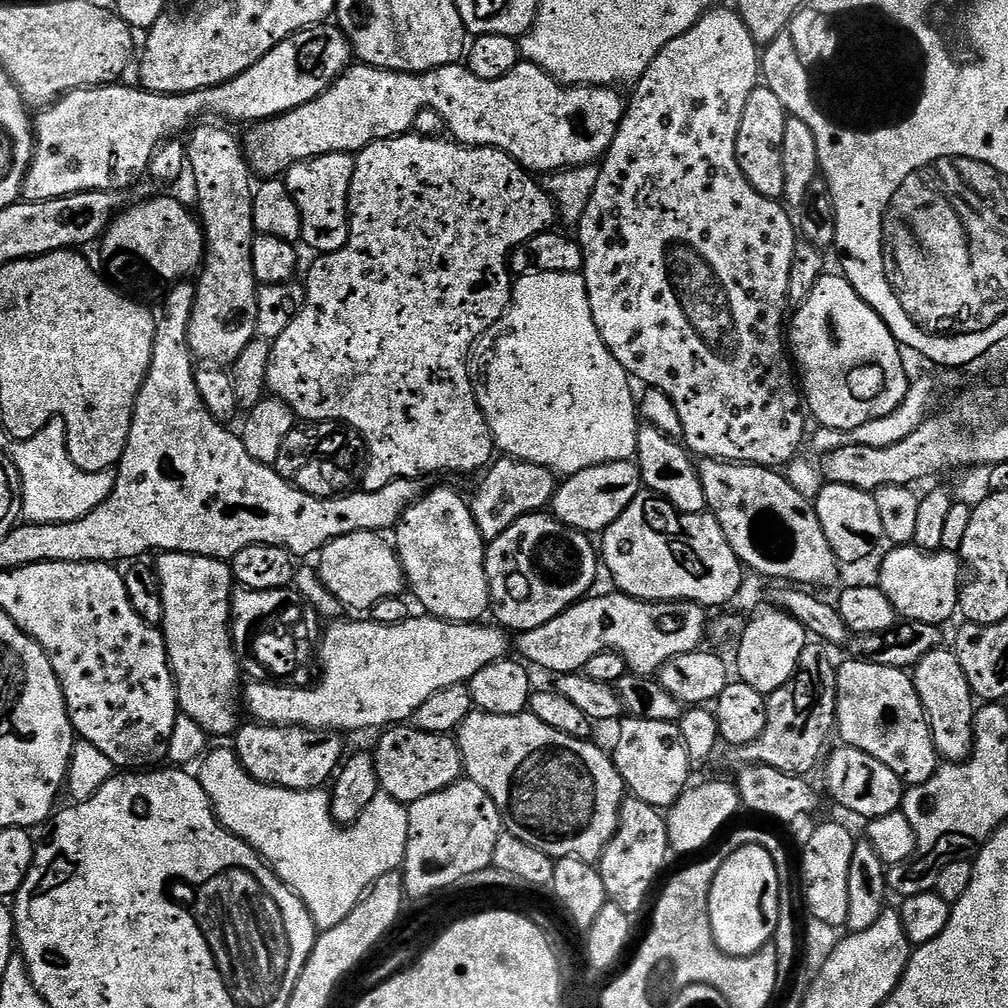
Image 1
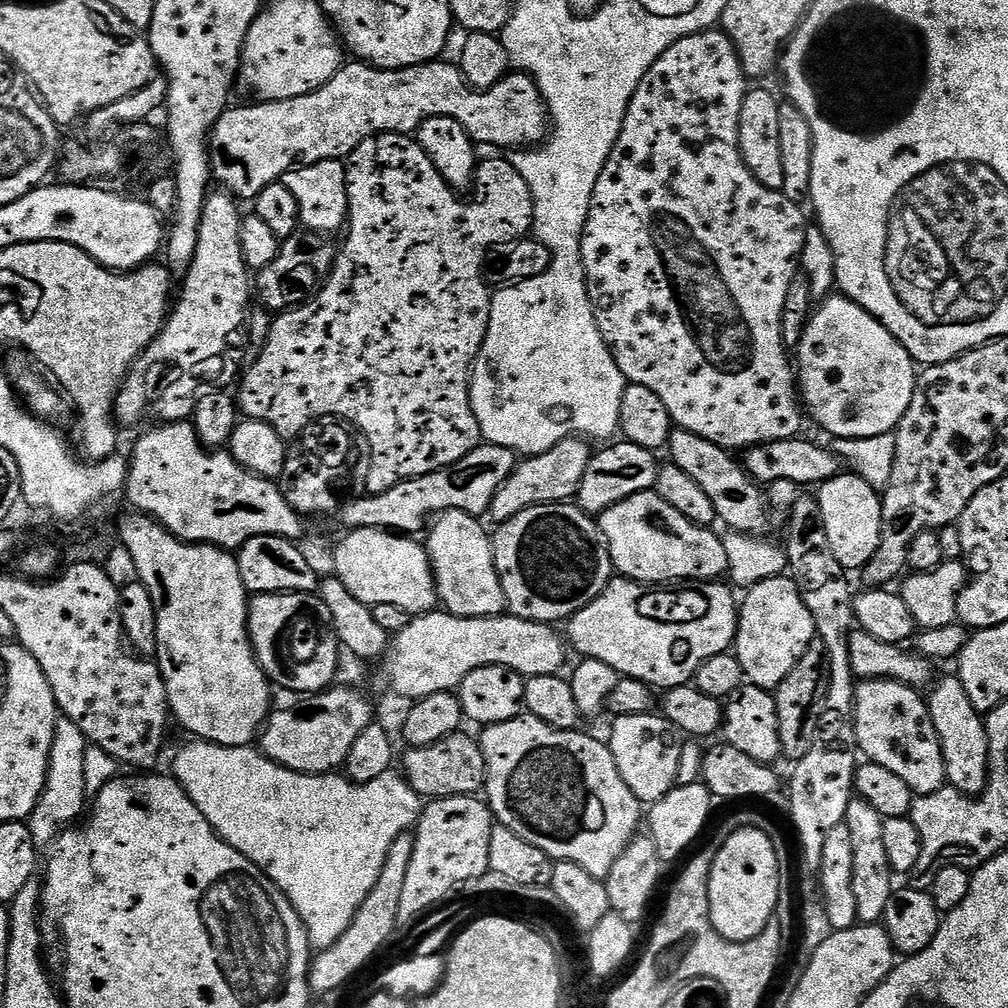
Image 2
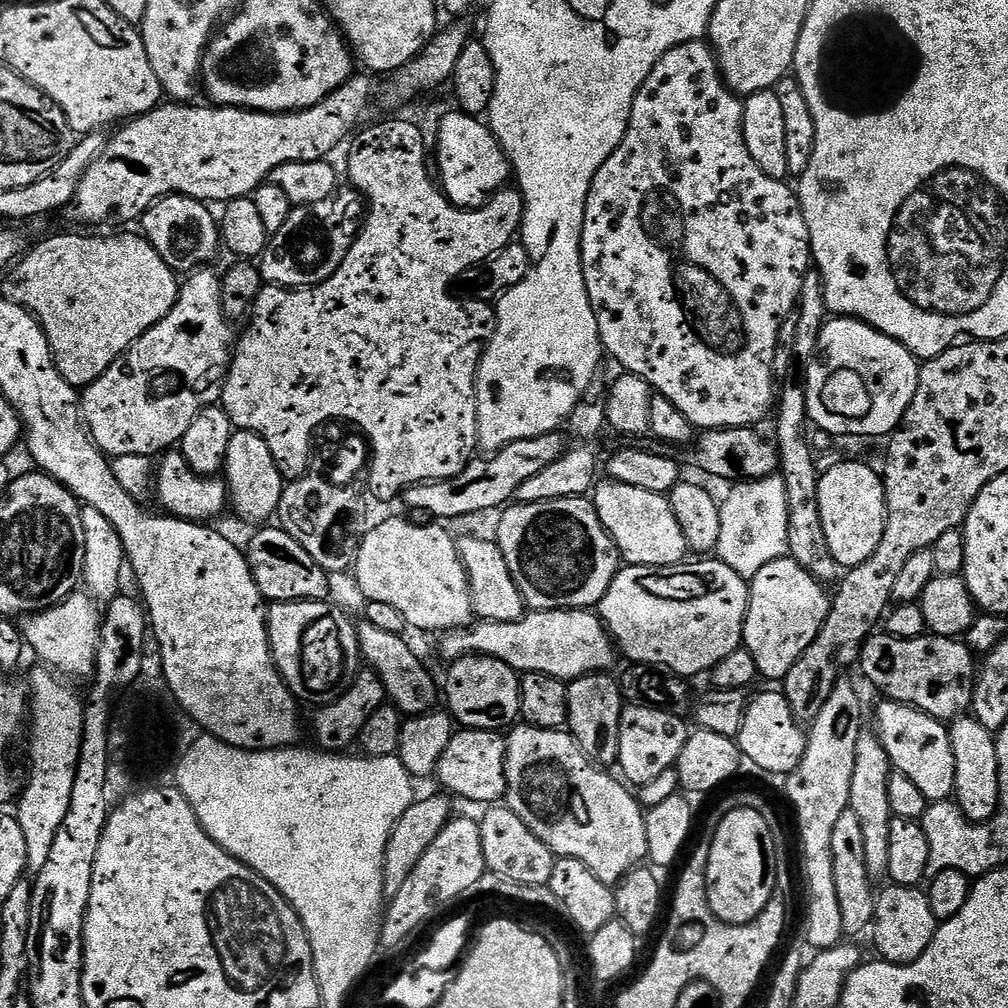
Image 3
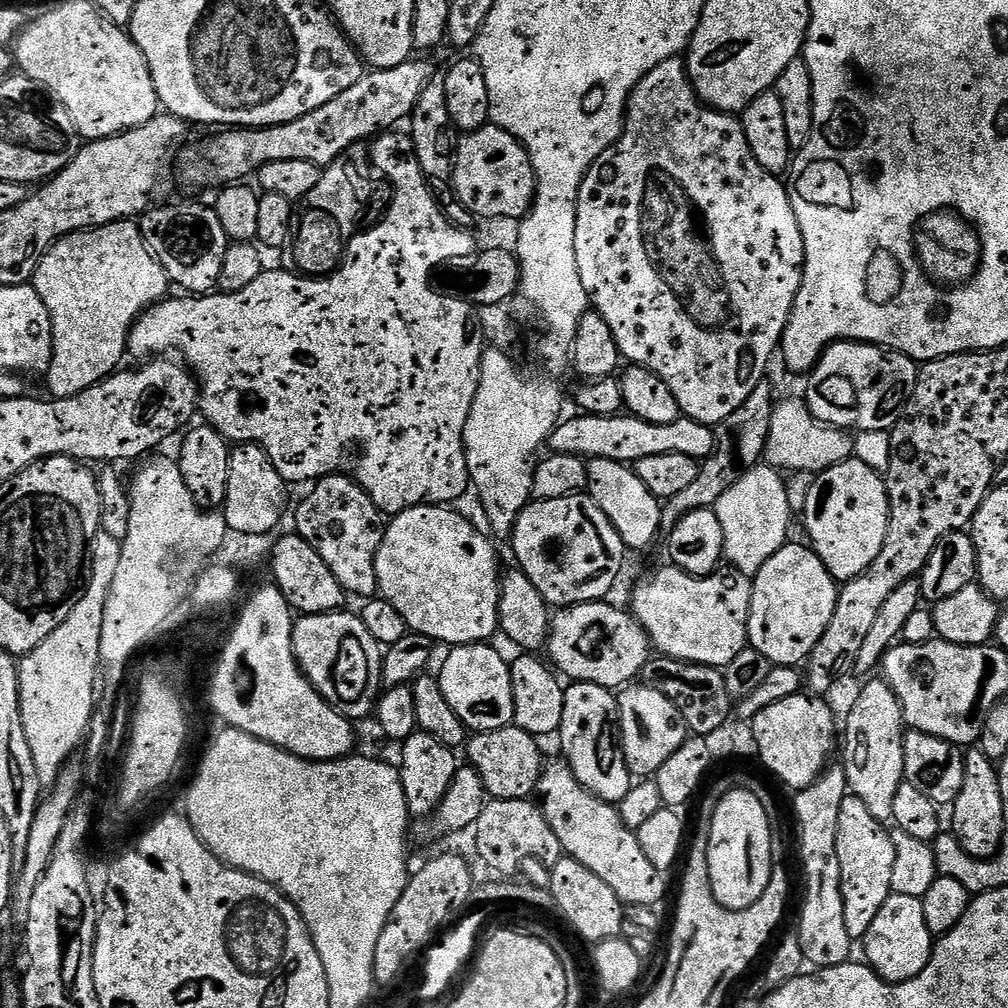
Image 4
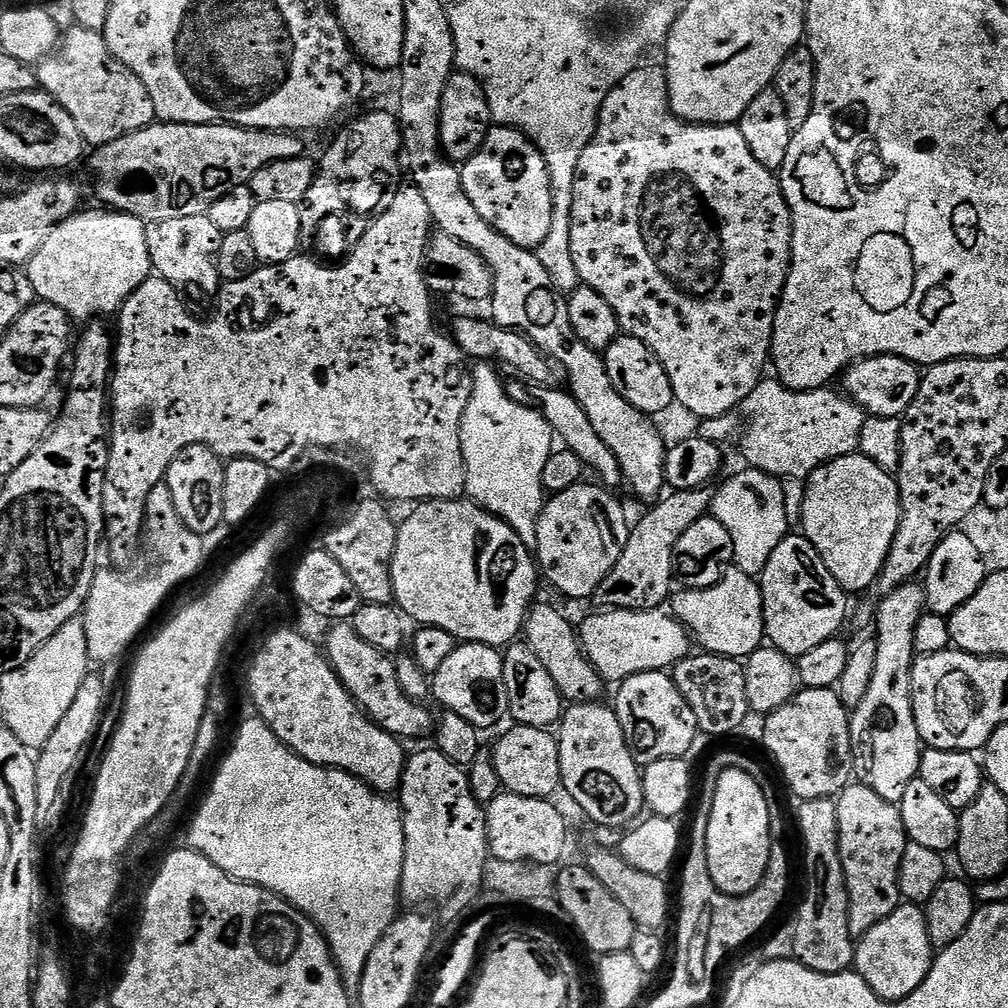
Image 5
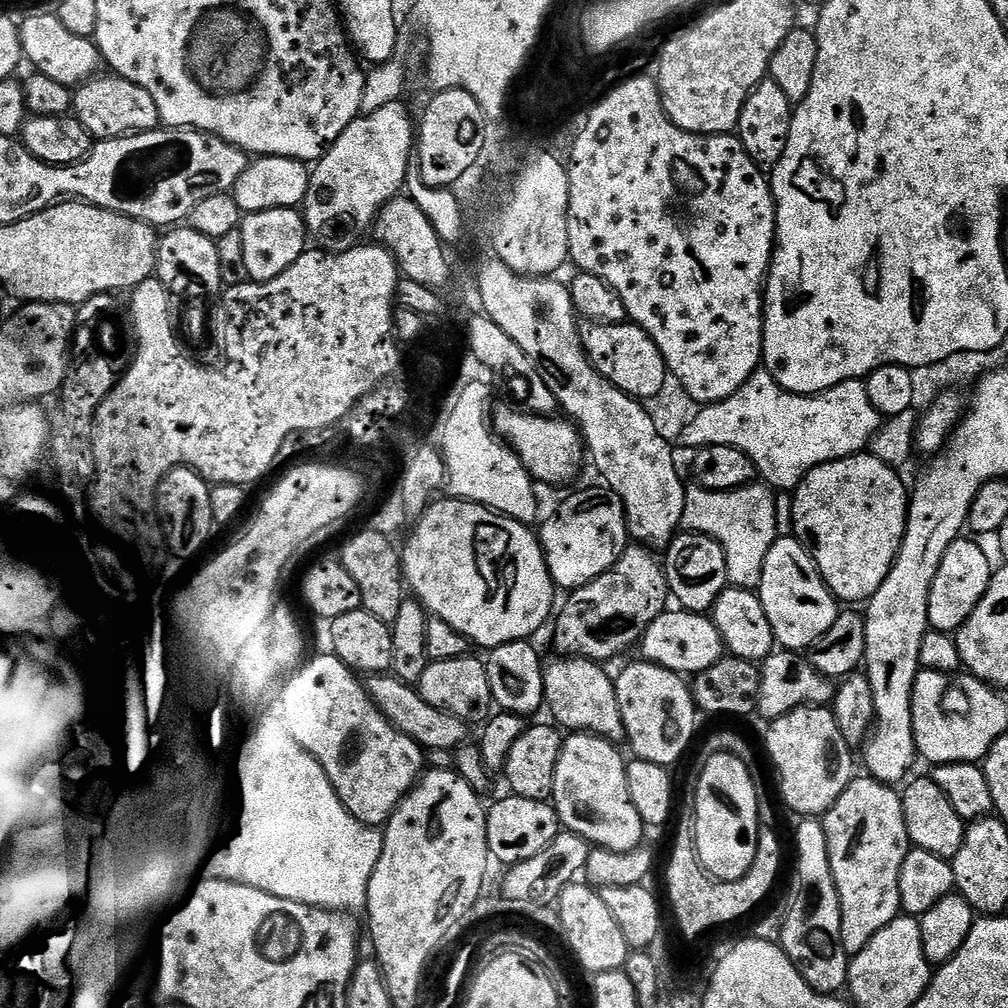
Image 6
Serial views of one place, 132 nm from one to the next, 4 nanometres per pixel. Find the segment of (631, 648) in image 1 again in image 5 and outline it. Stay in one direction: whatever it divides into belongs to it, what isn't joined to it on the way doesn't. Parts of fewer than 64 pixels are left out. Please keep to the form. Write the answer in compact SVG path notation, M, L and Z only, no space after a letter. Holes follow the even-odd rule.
M728 570L714 586L690 588L681 593L671 601L671 615L688 629L691 639L699 647L701 644L705 653L747 658L765 643L764 595L760 593L759 583L745 572Z

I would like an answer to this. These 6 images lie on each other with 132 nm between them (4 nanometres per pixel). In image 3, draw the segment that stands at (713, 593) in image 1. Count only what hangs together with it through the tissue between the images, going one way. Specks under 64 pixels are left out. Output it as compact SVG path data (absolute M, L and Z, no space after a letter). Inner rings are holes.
M604 478L595 485L594 503L598 518L616 543L625 565L665 568L681 563L689 555L686 538L682 538L682 526L678 526L678 518L674 518L674 510L665 493Z

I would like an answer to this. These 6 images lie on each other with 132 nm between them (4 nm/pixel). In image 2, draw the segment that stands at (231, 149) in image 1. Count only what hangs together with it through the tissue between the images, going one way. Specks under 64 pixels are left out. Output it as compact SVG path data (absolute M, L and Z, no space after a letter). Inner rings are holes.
M223 190L213 191L204 204L202 222L198 226L198 250L186 278L179 285L178 295L171 305L164 327L151 346L133 362L128 377L116 393L115 413L121 425L138 423L148 411L152 411L157 416L155 419L160 422L187 421L194 407L192 392L199 393L205 386L228 386L232 379L232 383L237 379L241 371L240 359L243 361L246 356L246 325L250 311L250 270L244 264L240 245L242 211L240 212L239 206L241 207ZM167 364L176 371L176 381L160 392L160 375Z

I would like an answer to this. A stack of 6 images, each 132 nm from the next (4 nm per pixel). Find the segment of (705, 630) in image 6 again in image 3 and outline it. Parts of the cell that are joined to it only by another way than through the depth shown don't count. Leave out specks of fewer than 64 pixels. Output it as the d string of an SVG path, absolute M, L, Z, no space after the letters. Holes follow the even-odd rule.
M582 608L549 612L532 610L514 622L480 620L469 628L445 632L439 640L445 661L458 660L469 654L493 656L506 662L506 666L513 668L517 674L537 672L565 682L577 680L579 676L607 673L616 656L618 660L618 649L599 615Z

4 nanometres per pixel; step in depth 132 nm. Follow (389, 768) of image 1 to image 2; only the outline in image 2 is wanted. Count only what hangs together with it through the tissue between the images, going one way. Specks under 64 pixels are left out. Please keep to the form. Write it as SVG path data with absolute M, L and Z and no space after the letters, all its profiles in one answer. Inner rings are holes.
M467 731L452 732L430 746L408 748L404 756L402 775L408 785L421 798L441 800L447 796L476 796L485 787L486 762L475 735L467 736Z

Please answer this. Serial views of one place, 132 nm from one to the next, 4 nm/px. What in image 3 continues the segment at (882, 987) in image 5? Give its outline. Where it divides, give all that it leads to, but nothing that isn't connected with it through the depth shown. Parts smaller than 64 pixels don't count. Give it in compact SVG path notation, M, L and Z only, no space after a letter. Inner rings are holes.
M893 883L887 887L876 897L876 918L870 929L870 936L876 939L875 955L889 964L909 964L924 953L926 946L930 946L938 922L934 910L930 910L927 891Z

